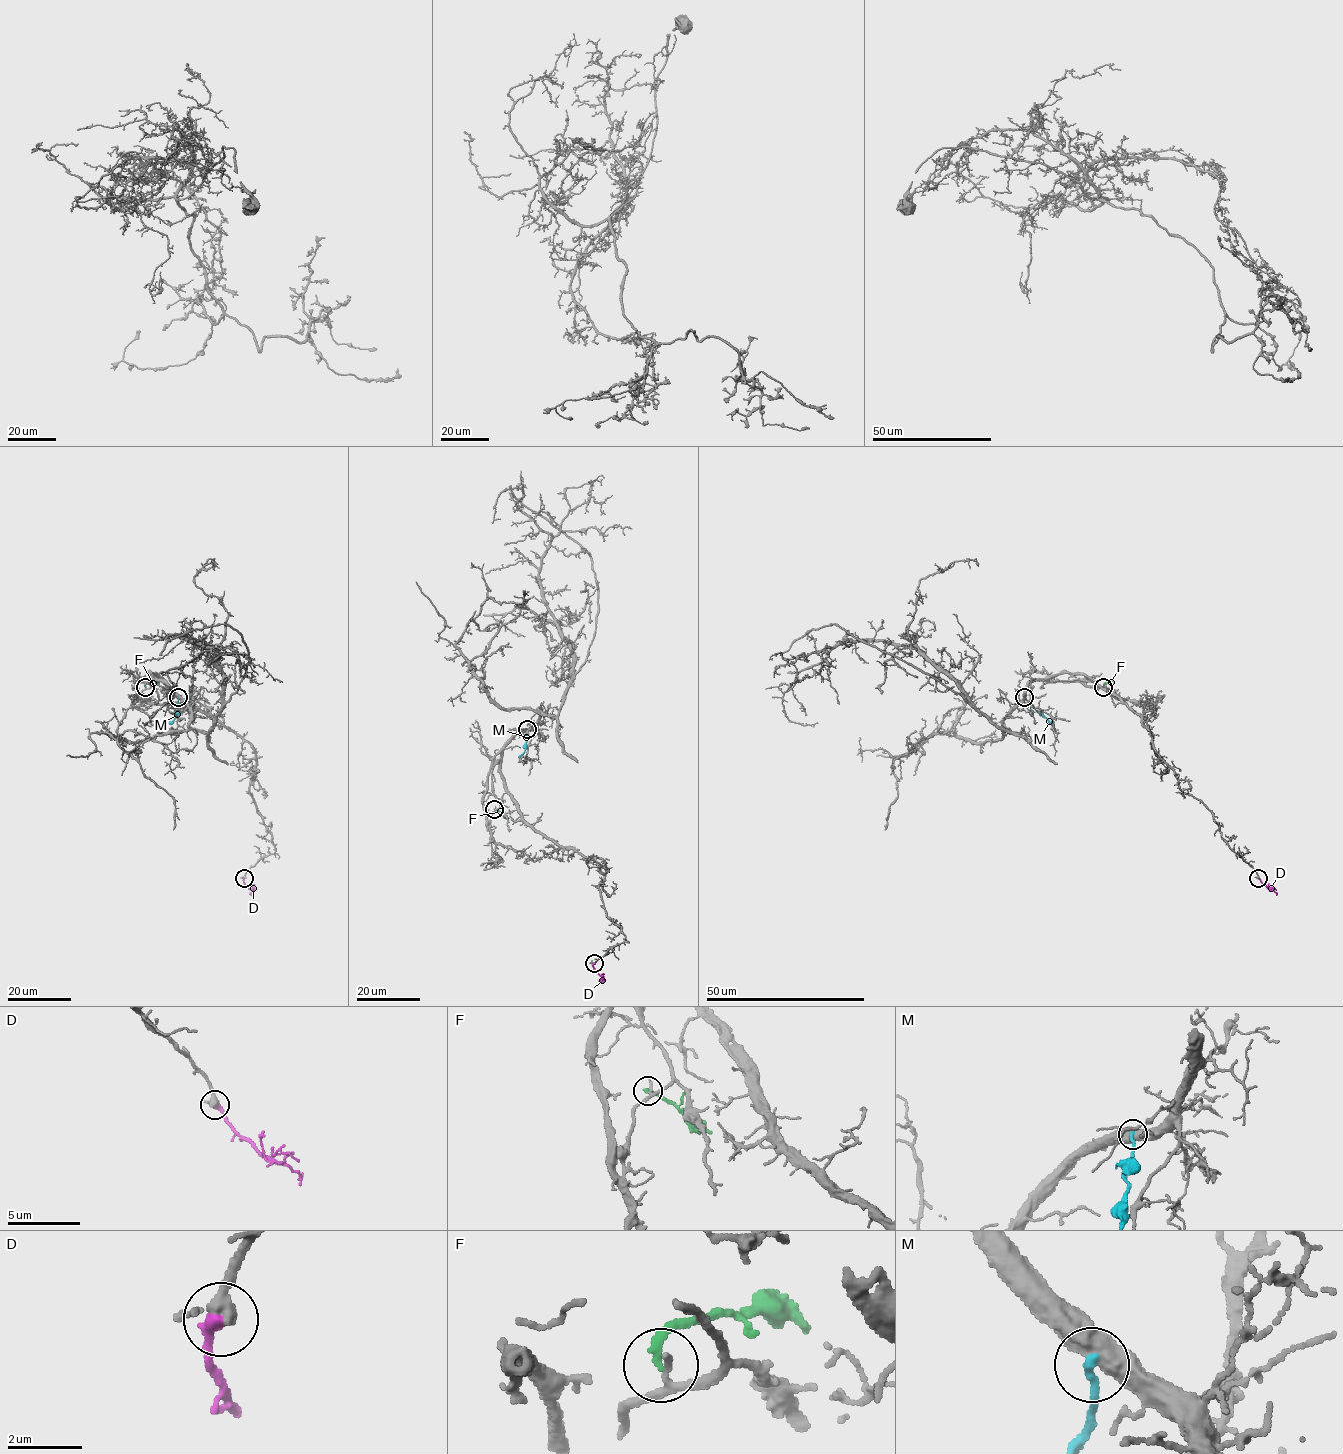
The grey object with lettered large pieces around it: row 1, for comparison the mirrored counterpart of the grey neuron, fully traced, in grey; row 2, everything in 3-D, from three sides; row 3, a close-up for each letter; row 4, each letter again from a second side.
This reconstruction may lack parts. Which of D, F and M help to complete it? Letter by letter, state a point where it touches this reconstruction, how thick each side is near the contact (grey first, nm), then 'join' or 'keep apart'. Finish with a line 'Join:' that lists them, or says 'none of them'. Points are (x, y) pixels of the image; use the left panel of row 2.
D: (244, 878) | 320/400 nm | join
F: (145, 687) | 180/200 nm | keep apart
M: (178, 697) | 550/260 nm | keep apart
Join: D

